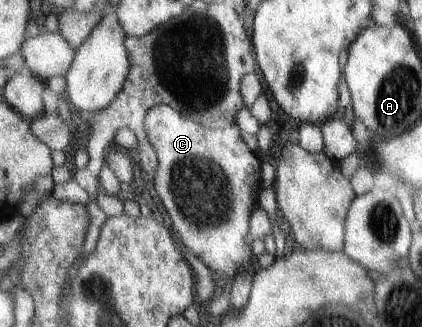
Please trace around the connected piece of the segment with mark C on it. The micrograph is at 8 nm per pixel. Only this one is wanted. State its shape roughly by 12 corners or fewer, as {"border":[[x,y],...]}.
{"border":[[144,122],[176,233],[230,281],[252,268],[262,159],[232,124]]}

